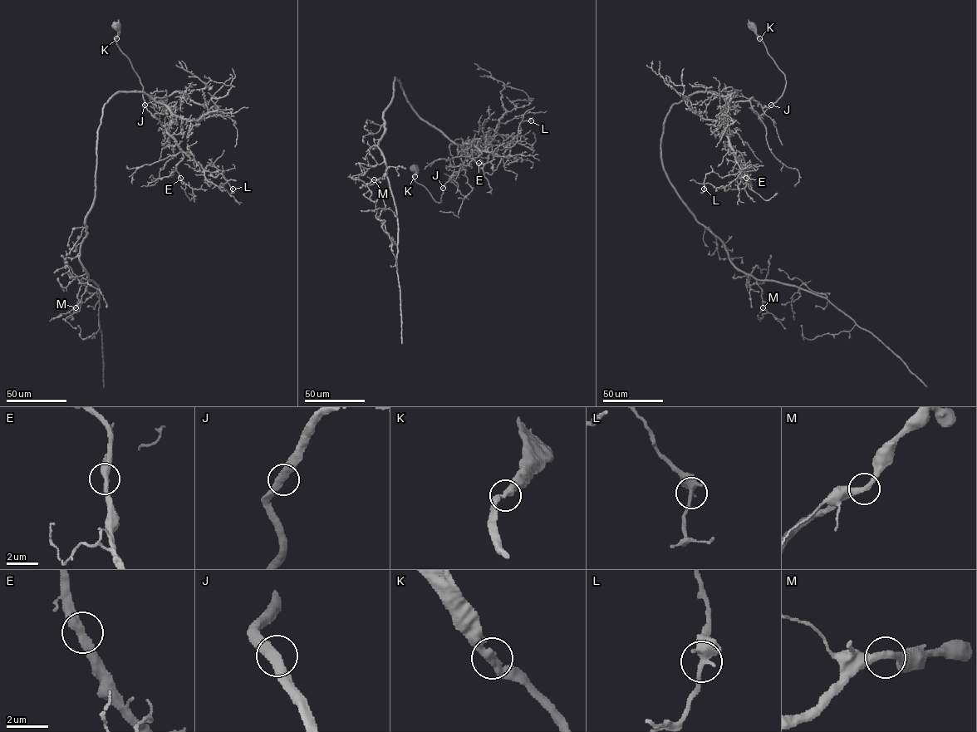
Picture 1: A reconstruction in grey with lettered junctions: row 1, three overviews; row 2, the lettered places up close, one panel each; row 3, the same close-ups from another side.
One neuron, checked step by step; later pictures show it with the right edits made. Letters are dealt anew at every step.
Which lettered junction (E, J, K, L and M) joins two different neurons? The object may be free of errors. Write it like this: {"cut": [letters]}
{"cut": []}

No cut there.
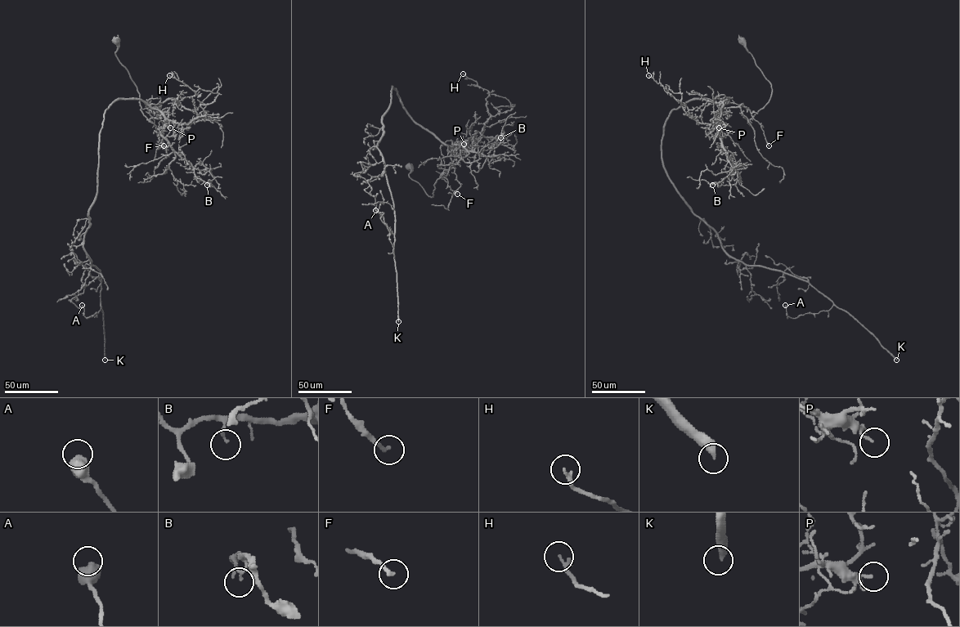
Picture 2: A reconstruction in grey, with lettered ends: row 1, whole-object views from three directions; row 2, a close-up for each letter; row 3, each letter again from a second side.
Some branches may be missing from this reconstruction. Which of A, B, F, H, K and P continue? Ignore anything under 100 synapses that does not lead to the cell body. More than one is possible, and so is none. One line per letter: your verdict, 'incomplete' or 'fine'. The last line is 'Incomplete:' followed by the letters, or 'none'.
A: fine
B: fine
F: fine
H: fine
K: incomplete
P: fine
Incomplete: K

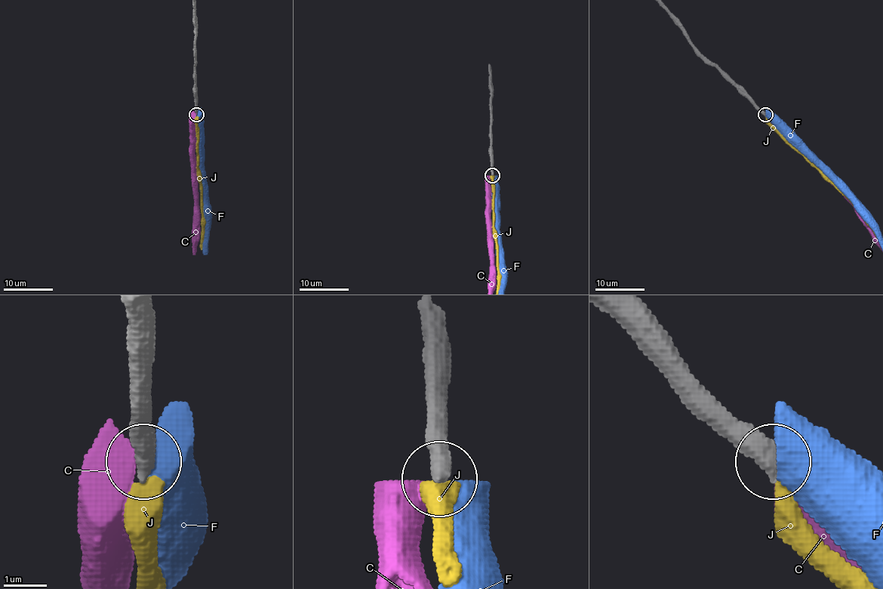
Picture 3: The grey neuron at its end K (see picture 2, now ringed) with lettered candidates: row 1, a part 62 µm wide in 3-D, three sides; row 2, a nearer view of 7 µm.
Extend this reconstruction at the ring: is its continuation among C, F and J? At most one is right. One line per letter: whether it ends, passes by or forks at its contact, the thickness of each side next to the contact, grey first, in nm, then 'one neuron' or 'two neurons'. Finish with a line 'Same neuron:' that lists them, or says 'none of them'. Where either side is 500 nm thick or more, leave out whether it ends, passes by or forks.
C: 480/600 nm | two neurons
F: 500/700 nm | two neurons
J: 400/550 nm | two neurons
Same neuron: none of them

